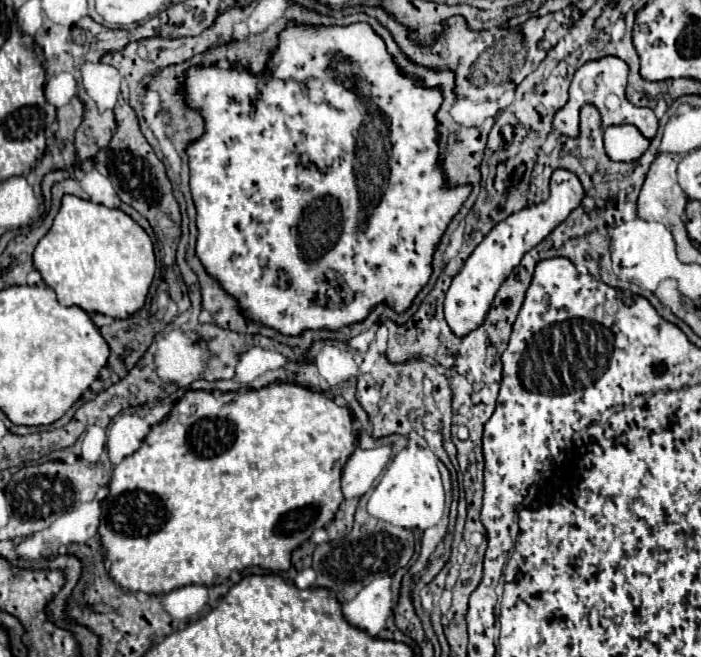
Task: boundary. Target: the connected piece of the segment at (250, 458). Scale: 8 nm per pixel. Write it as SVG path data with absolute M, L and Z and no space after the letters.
M270 384L260 390L244 390L244 392L206 392L206 390L188 390L170 410L168 418L154 424L148 436L142 440L140 448L126 456L112 470L112 480L108 484L108 496L102 500L102 518L98 526L98 536L102 548L106 550L106 558L110 560L110 578L130 590L152 594L166 594L174 588L182 588L186 584L204 584L214 586L230 576L232 570L244 570L248 566L260 566L274 572L286 572L290 568L290 554L298 548L316 528L324 528L340 504L344 502L344 494L340 490L340 472L350 454L354 452L354 434L352 434L352 416L344 406L334 404L334 400L326 398L322 392L298 386L298 384Z

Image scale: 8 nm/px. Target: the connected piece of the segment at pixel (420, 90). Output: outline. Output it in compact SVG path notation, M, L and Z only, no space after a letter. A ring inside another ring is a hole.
M290 20L286 28L278 34L278 44L268 58L266 70L262 74L252 74L244 66L192 66L186 70L182 88L188 106L198 110L204 118L204 134L186 148L190 166L190 192L198 212L196 256L206 272L210 272L210 276L214 276L214 280L218 280L222 288L226 288L226 292L230 292L230 296L234 296L238 304L242 304L242 312L246 312L250 320L258 320L258 324L274 328L280 334L298 336L306 330L340 330L344 326L364 322L378 304L386 304L398 314L406 312L412 306L416 294L430 280L432 254L440 244L444 230L472 192L470 184L446 184L442 164L438 164L440 150L436 112L444 100L440 88L426 88L418 84L416 78L404 74L394 58L388 54L384 40L366 22L350 24L346 28L322 28L312 24L296 24L294 20ZM326 270L336 272L334 276L338 278L338 282L354 294L352 300L346 300L342 296L324 296L328 288Z

